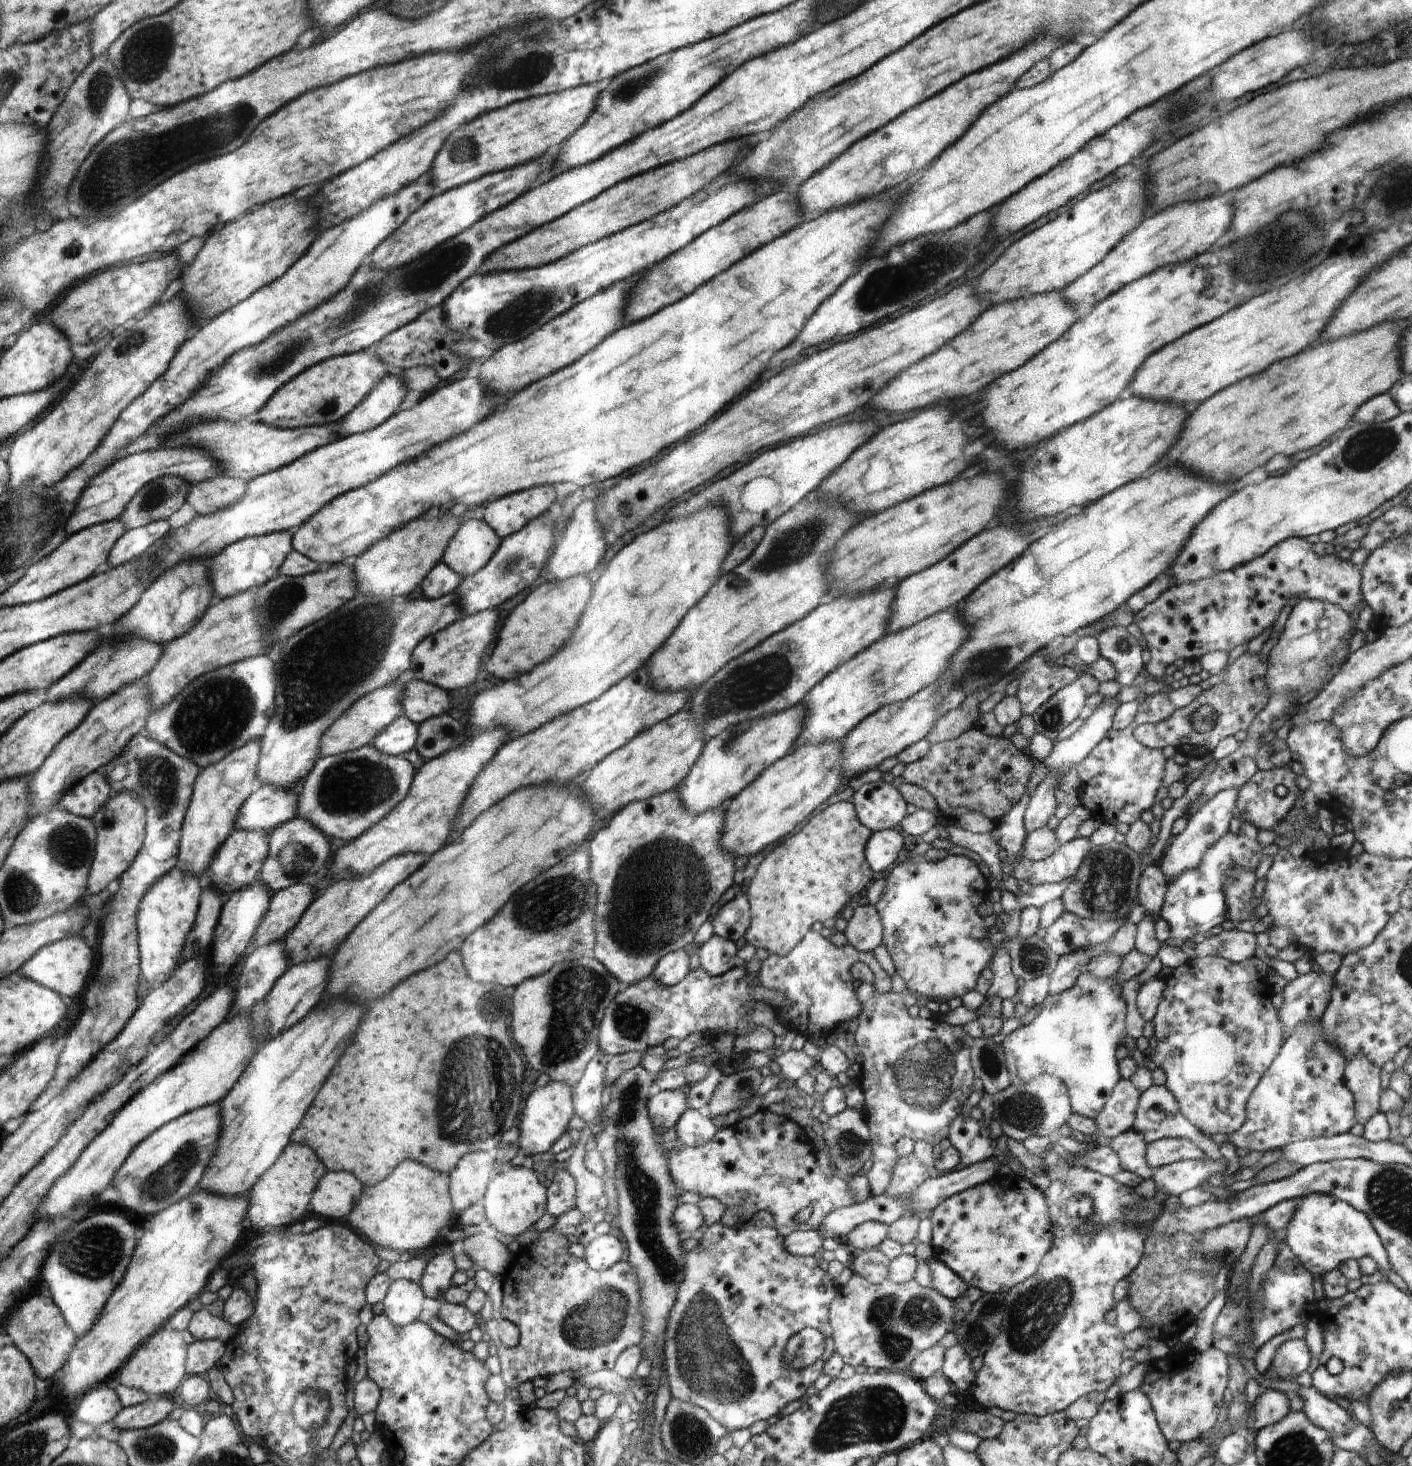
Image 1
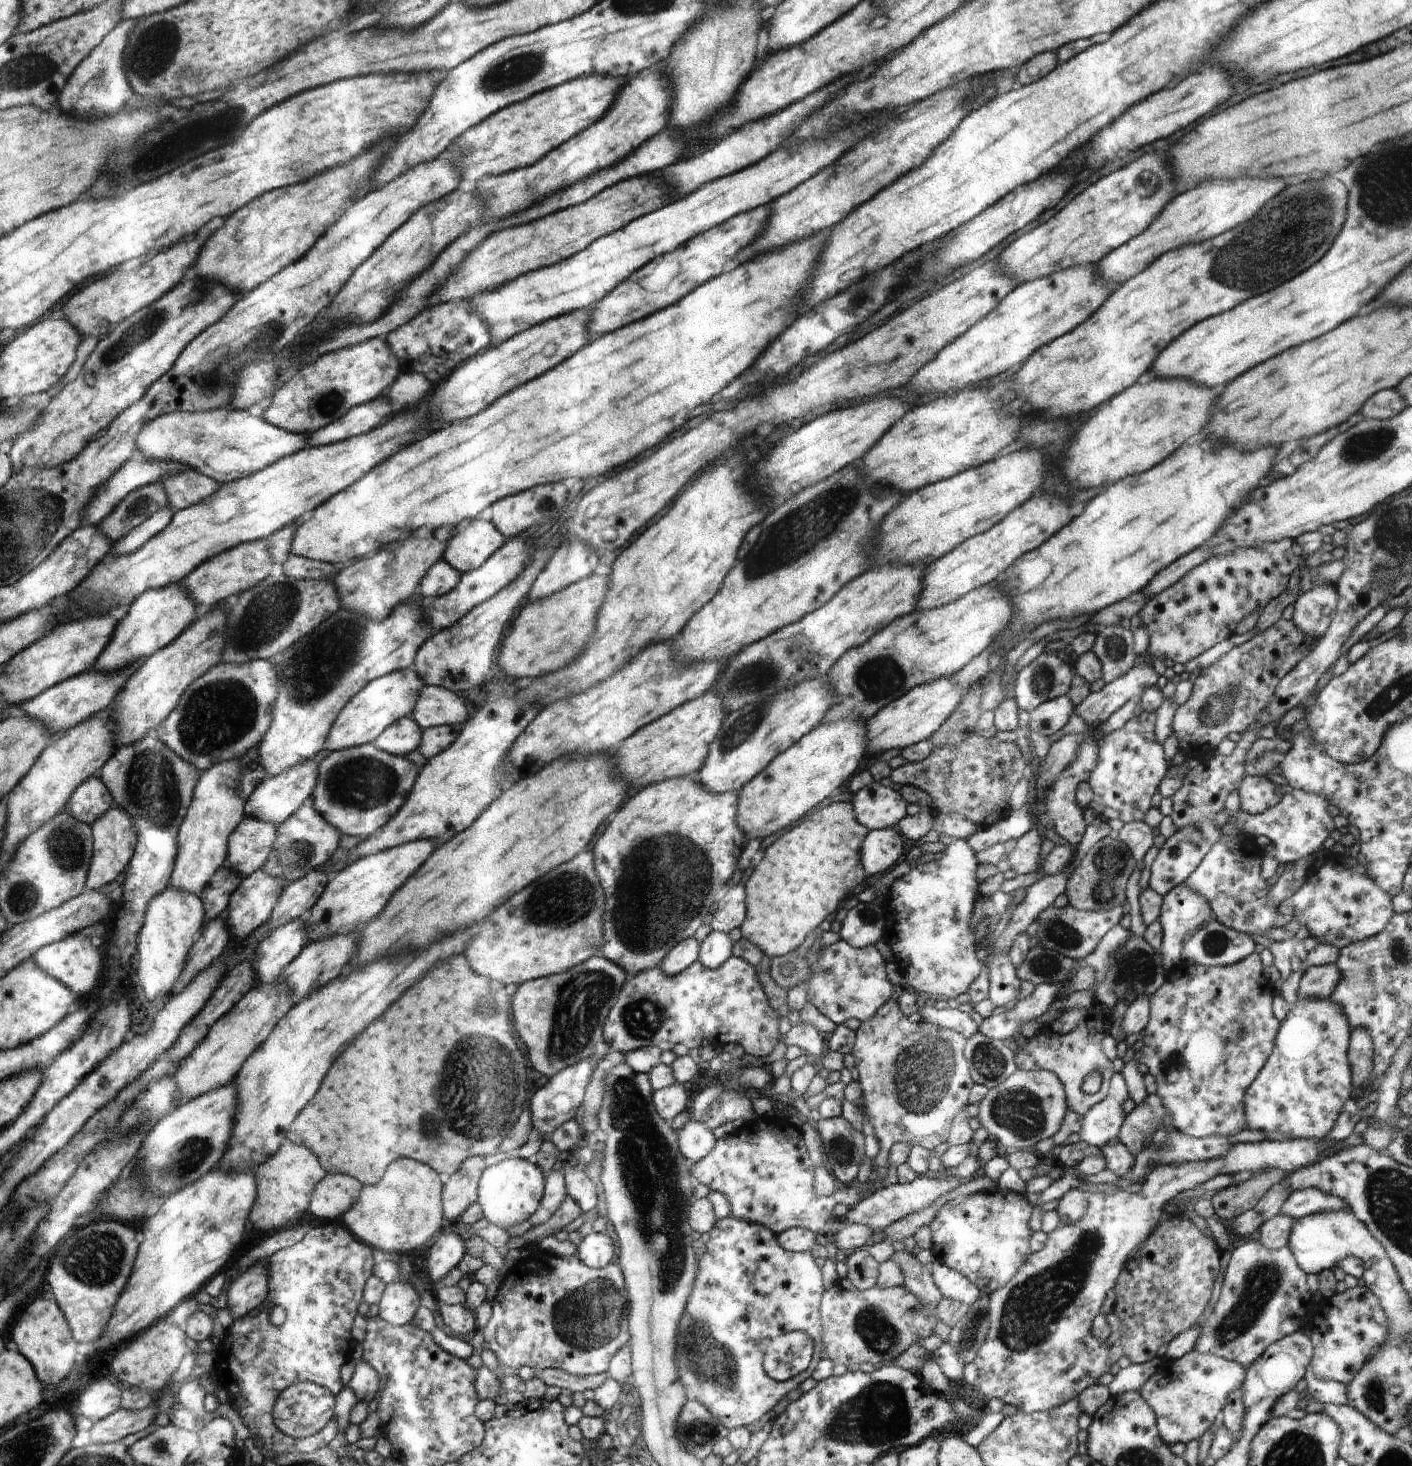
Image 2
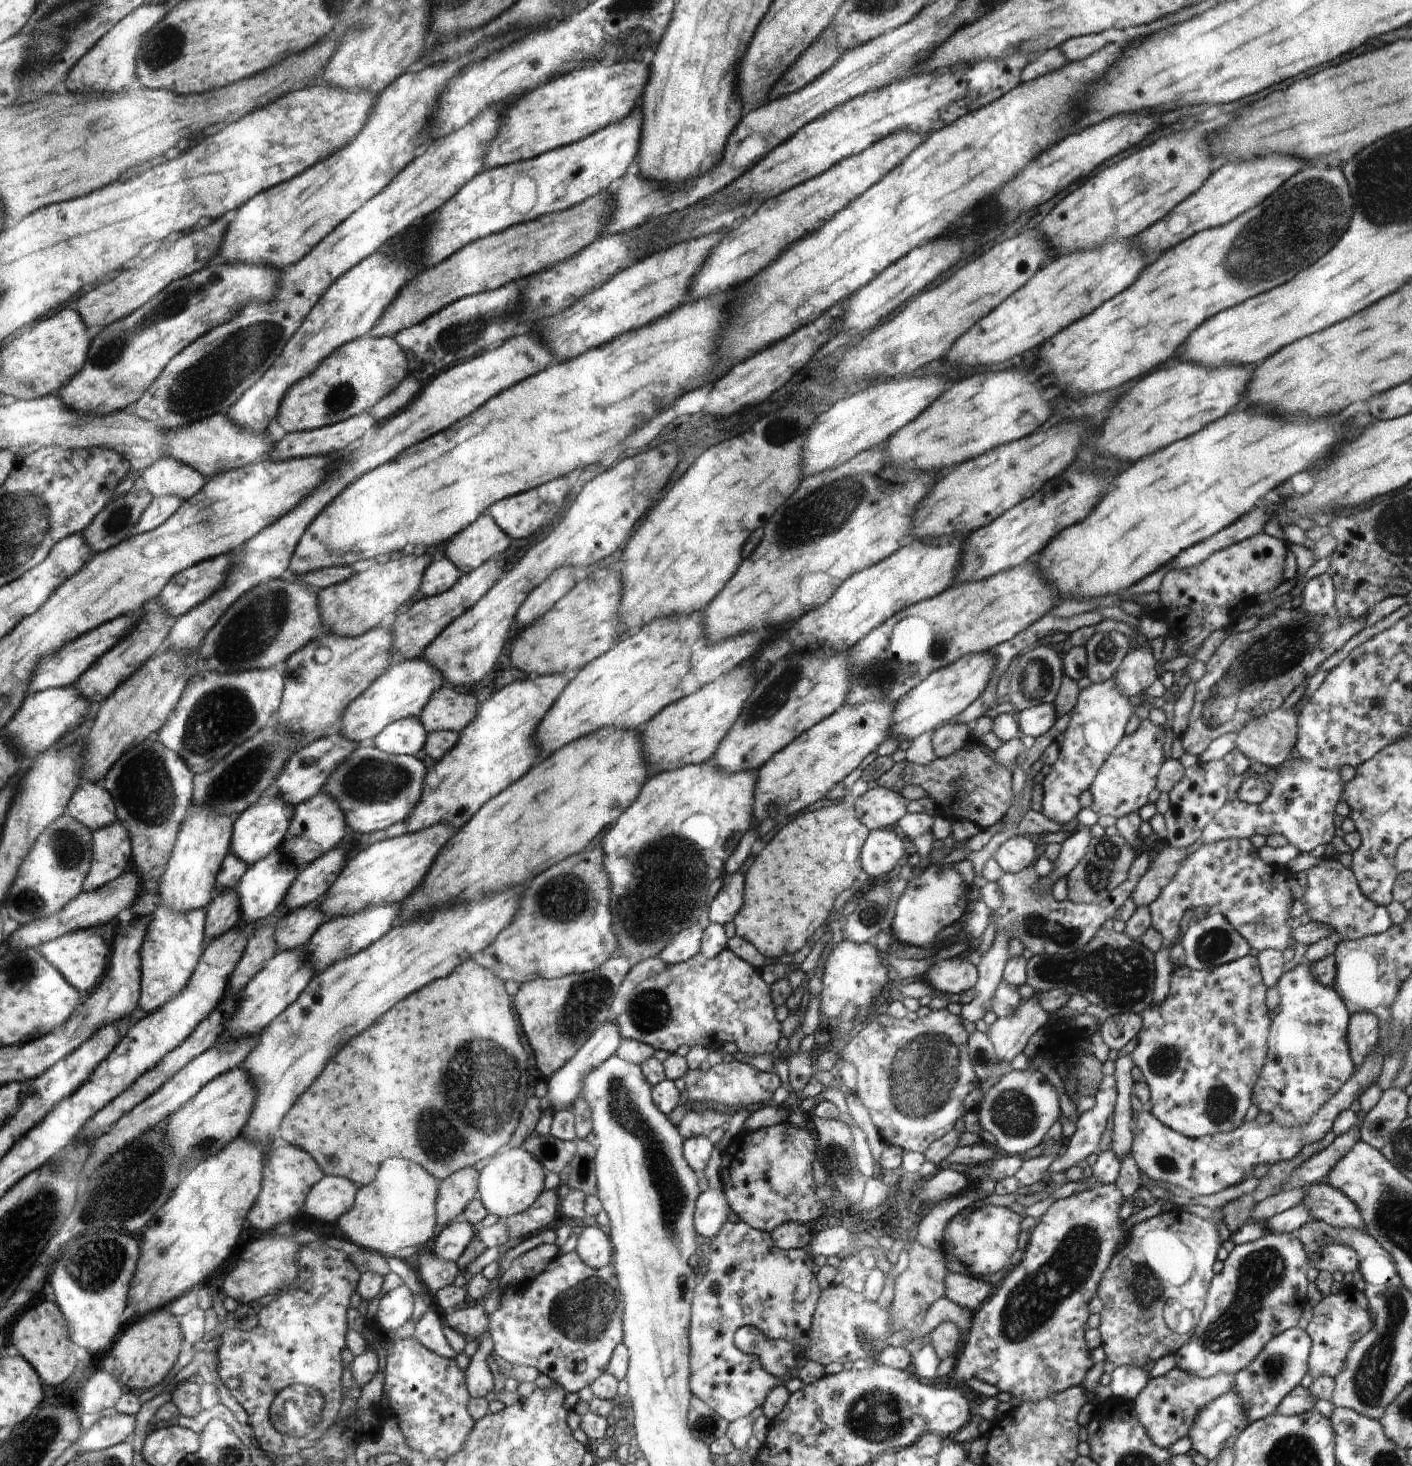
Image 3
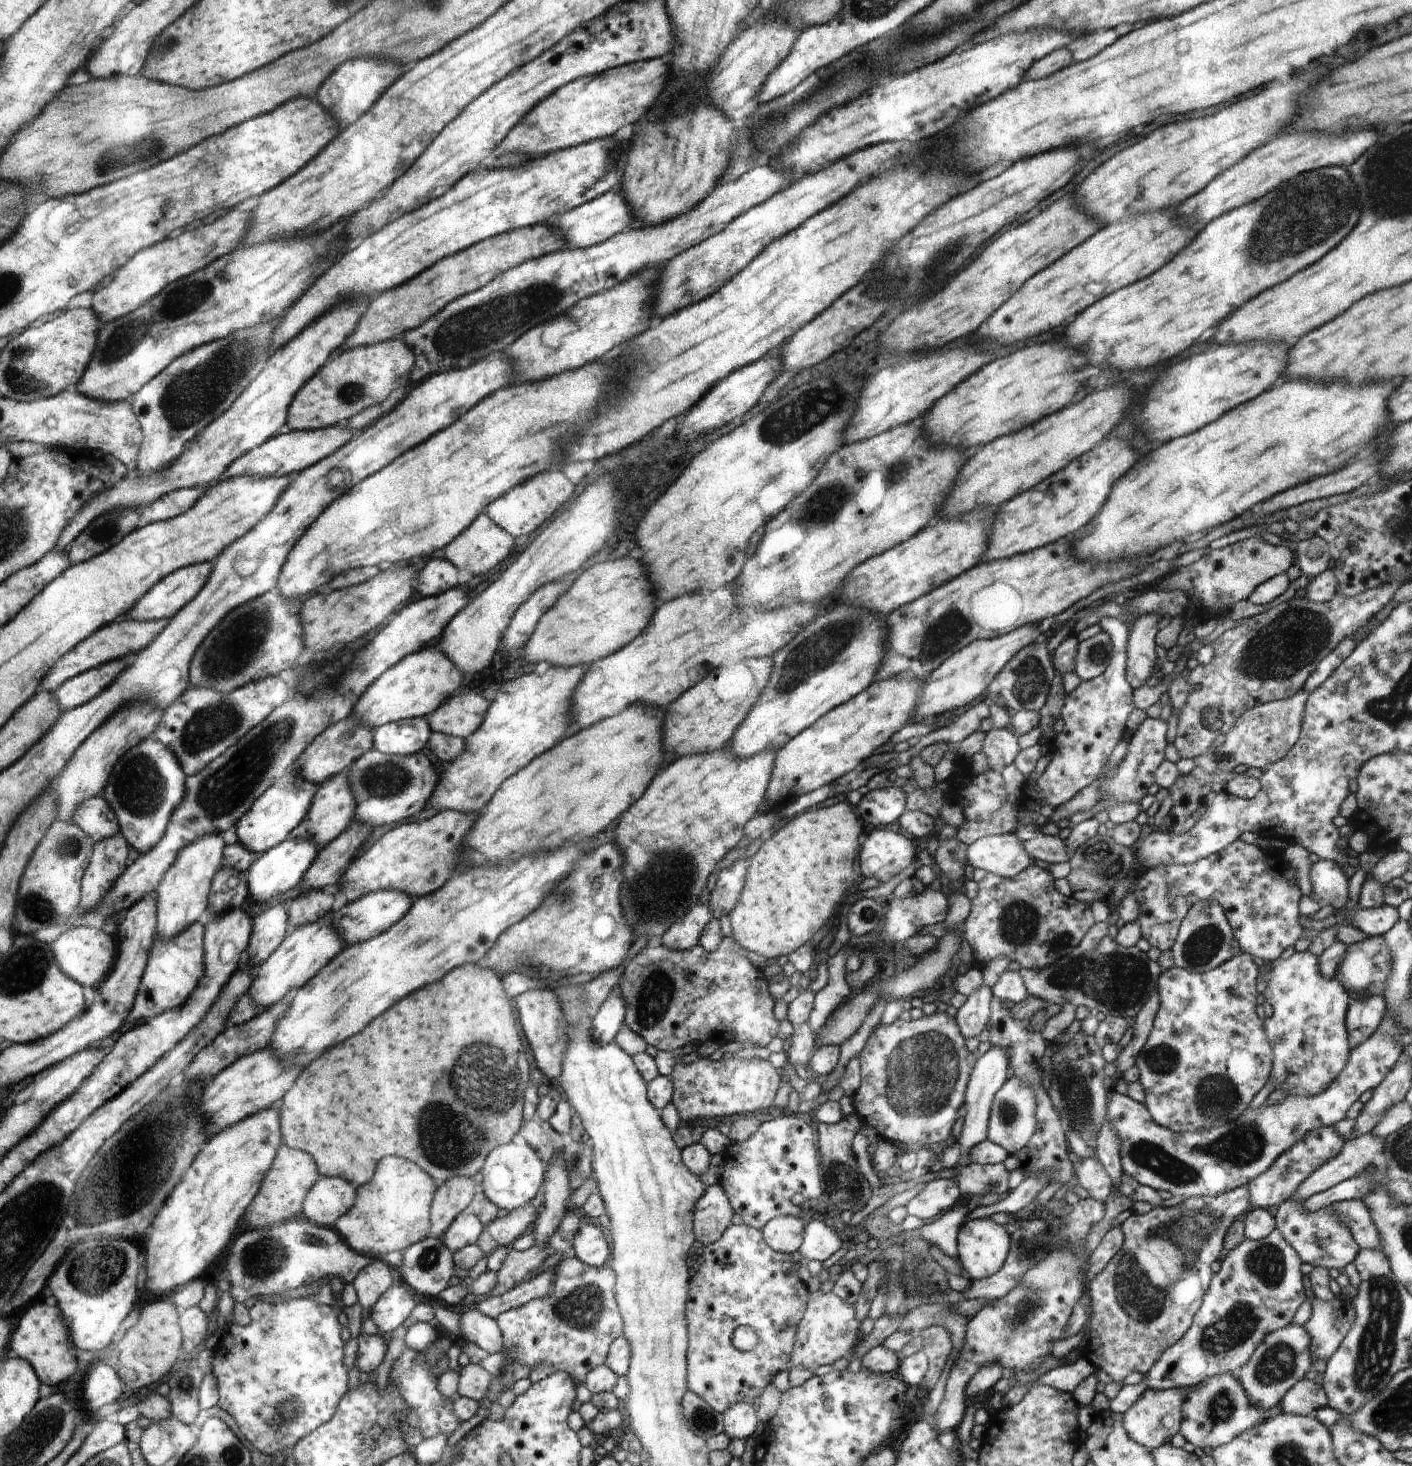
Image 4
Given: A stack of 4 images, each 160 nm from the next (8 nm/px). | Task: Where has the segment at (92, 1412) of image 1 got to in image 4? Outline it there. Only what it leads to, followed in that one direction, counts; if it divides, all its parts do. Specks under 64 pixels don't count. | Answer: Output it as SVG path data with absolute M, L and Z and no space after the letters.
M100 1364L90 1376L88 1398L90 1398L92 1406L98 1410L98 1408L104 1408L104 1406L120 1400L120 1396L124 1396L124 1390L129 1392L125 1382L120 1380L118 1372L112 1366Z

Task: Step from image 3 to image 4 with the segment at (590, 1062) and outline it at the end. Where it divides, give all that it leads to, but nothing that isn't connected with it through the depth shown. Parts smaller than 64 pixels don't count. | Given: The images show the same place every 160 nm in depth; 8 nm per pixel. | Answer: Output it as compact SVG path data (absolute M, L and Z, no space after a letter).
M620 993L610 995L597 1010L590 1023L595 1041L607 1045L621 1032L625 1020L625 1004Z

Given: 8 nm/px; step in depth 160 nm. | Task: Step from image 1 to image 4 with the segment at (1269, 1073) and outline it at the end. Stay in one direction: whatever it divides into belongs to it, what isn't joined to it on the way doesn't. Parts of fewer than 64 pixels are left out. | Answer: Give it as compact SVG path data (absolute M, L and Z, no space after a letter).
M1296 951L1286 960L1281 957L1273 960L1267 972L1263 994L1272 1008L1269 1016L1263 1020L1263 1027L1273 1053L1272 1070L1268 1081L1272 1082L1276 1089L1288 1089L1292 1095L1311 1097L1323 1093L1341 1075L1346 1063L1349 1062L1351 1048L1348 1044L1345 1018L1352 997L1344 990L1339 980L1335 978L1328 980L1320 974L1318 957L1308 951Z

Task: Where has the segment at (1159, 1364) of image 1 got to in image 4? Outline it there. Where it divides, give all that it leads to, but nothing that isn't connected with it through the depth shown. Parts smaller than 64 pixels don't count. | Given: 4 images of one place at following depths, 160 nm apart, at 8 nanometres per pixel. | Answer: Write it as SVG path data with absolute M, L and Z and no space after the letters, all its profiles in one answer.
M1191 1387L1169 1388L1164 1390L1146 1389L1140 1398L1123 1414L1123 1425L1132 1440L1143 1444L1147 1449L1155 1449L1170 1443L1171 1438L1179 1432L1182 1403Z

